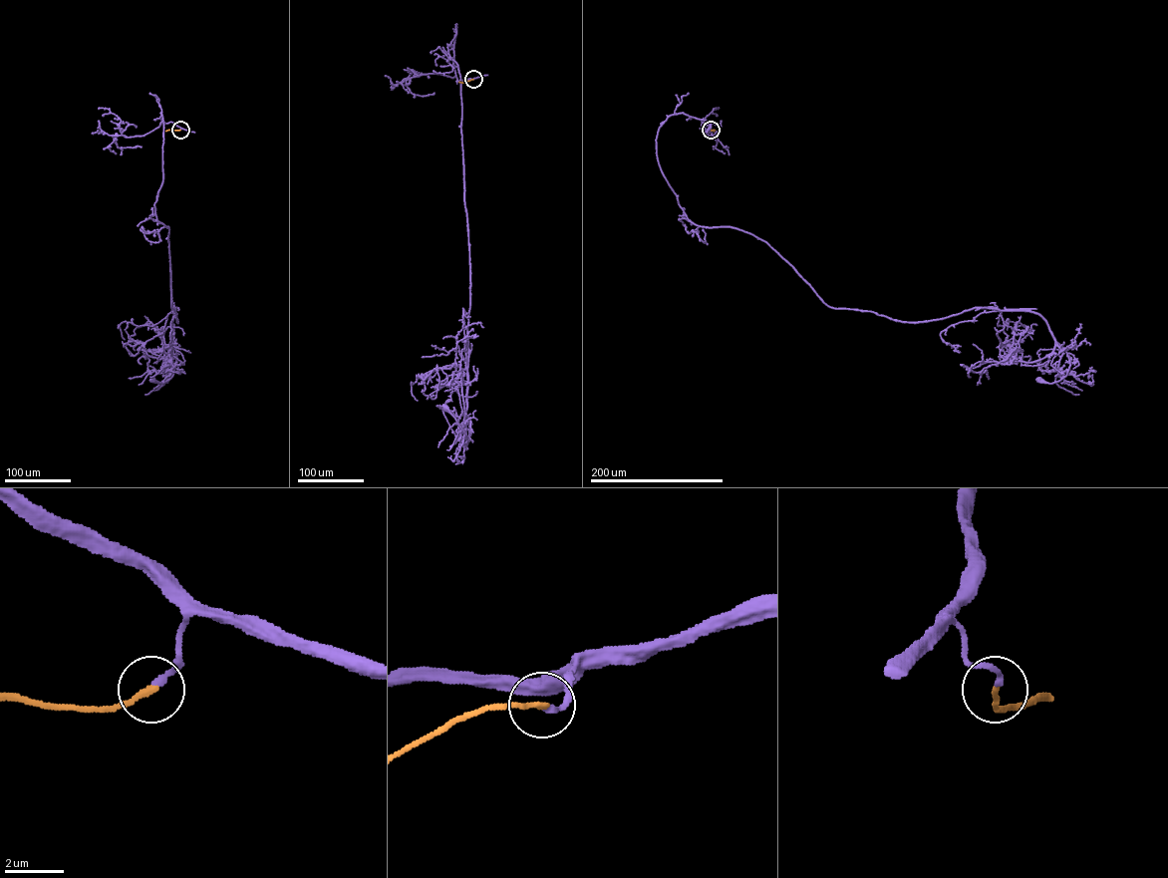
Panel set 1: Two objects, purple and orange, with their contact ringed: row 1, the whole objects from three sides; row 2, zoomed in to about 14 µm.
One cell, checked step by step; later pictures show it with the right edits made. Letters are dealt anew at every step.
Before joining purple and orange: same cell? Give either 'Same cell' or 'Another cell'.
Same cell

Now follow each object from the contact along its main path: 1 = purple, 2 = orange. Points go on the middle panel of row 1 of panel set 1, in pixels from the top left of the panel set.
1: (473, 79), (455, 75), (456, 24), (447, 47), (460, 79), (469, 247), (466, 438), (445, 407)
2: (473, 79), (458, 82)

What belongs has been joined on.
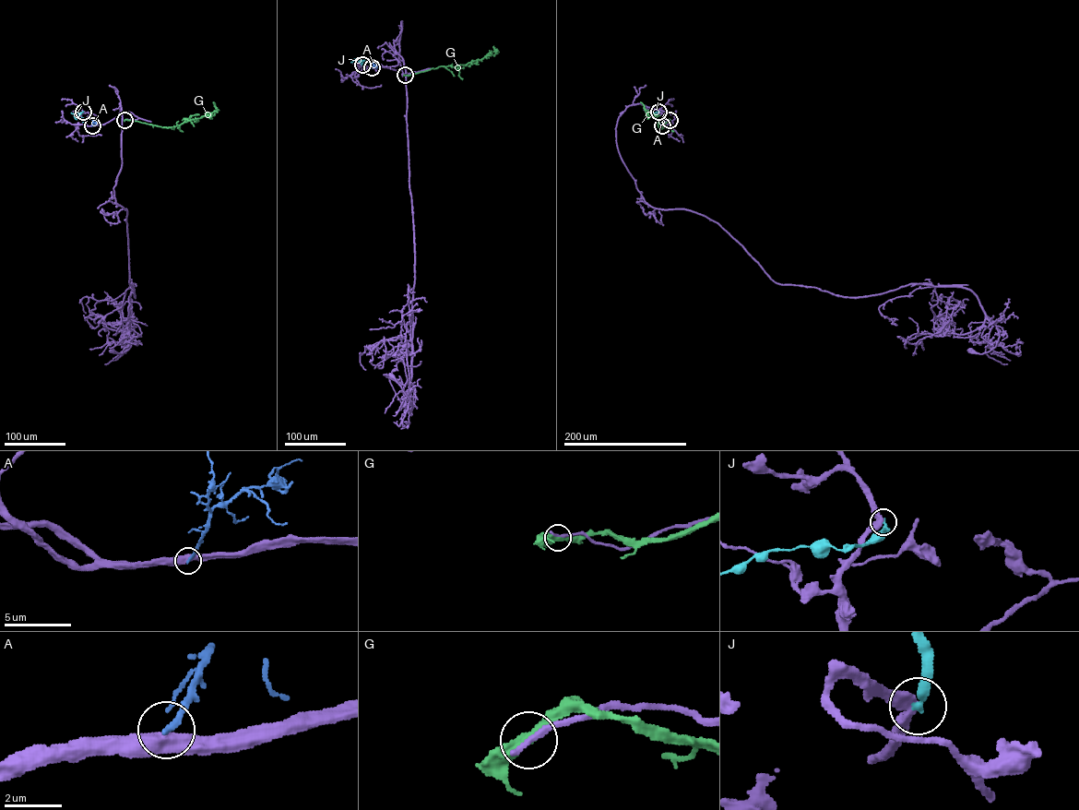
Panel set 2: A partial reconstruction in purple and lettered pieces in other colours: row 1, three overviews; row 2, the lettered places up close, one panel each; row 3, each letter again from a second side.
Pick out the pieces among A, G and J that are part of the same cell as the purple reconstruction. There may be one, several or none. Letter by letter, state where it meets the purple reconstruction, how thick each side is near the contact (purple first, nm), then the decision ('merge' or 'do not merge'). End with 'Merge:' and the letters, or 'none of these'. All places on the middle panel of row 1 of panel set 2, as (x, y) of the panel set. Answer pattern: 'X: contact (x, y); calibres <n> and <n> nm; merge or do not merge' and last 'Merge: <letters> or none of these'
A: contact (372, 67); calibres 500 and 200 nm; do not merge
G: contact (405, 75); calibres 280 and 360 nm; do not merge
J: contact (362, 65); calibres 340 and 260 nm; do not merge
Merge: none of these

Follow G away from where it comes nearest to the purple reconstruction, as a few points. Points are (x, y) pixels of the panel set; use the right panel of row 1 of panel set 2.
G: (669, 120), (660, 127), (659, 122), (647, 114), (642, 103)

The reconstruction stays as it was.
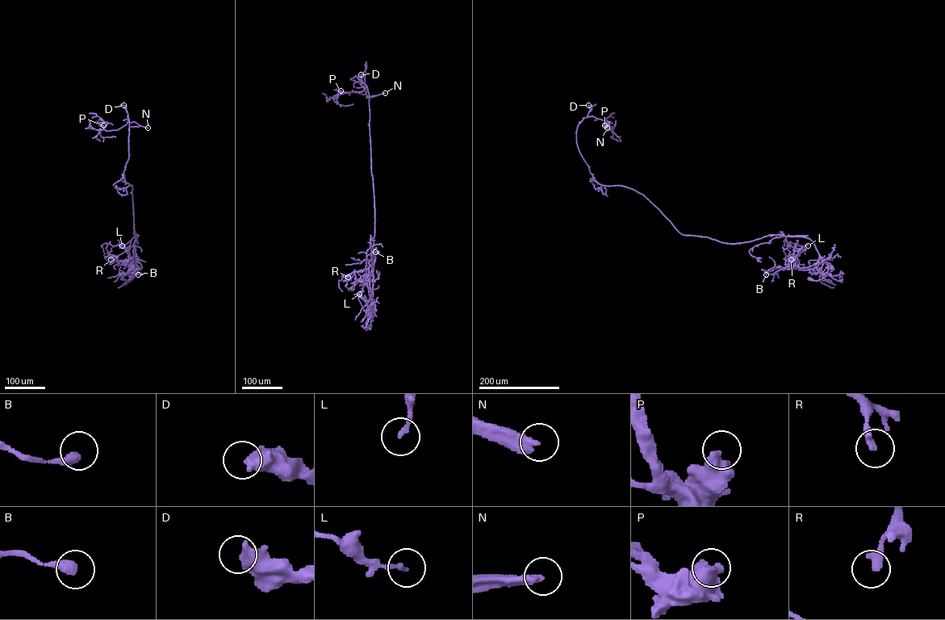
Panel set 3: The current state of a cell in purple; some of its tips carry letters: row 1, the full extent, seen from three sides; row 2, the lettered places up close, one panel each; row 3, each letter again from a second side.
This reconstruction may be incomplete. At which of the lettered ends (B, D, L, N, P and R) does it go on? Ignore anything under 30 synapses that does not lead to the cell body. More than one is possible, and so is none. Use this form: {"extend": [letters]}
{"extend": ["N"]}

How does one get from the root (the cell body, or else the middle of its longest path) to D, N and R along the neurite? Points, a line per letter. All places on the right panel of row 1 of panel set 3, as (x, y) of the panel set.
D: (809, 278), (828, 267), (809, 238), (683, 235), (643, 194), (597, 182), (576, 140), (588, 105)
N: (809, 278), (828, 267), (809, 238), (683, 235), (643, 194), (597, 182), (576, 131), (591, 116), (607, 127)
R: (809, 278), (821, 279), (828, 270), (814, 244), (809, 238), (787, 236), (788, 247), (784, 251), (791, 259)

